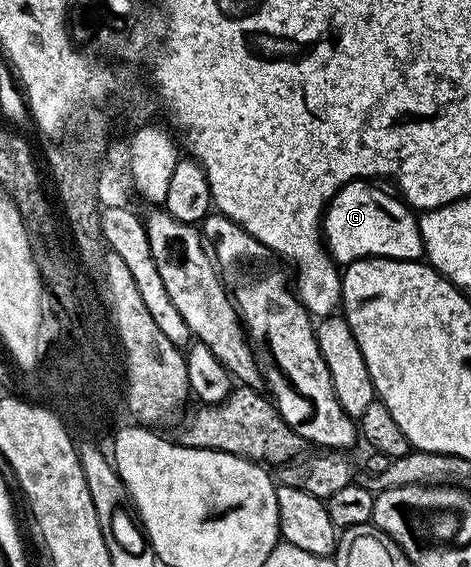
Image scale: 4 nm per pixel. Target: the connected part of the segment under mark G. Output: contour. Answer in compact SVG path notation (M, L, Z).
M354 180L328 202L321 235L331 259L339 266L368 258L422 261L425 253L419 216L398 195L390 196L385 189L373 185L365 180Z

